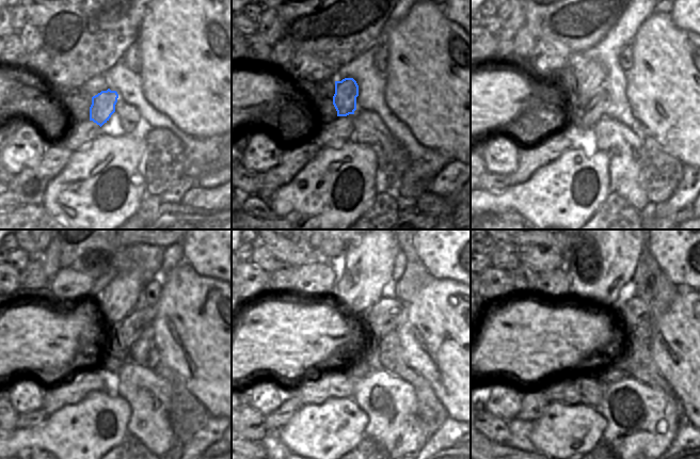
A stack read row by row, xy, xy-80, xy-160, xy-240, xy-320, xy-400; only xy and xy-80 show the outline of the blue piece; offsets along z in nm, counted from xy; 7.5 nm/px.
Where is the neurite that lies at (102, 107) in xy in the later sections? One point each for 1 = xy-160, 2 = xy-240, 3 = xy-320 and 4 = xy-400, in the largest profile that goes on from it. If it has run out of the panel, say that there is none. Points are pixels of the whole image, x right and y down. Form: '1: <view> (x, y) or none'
1: xy-160 (587, 81)
2: xy-240 (118, 298)
3: xy-320 (368, 262)
4: xy-400 (604, 252)

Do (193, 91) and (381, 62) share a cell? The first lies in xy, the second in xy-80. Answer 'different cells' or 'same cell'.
different cells

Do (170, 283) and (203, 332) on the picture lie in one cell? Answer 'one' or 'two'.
one

